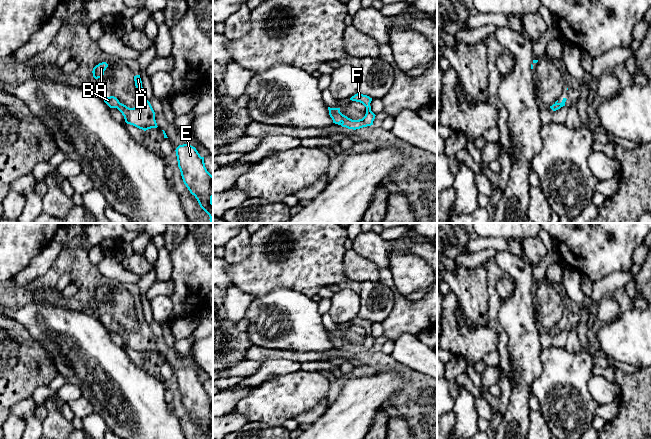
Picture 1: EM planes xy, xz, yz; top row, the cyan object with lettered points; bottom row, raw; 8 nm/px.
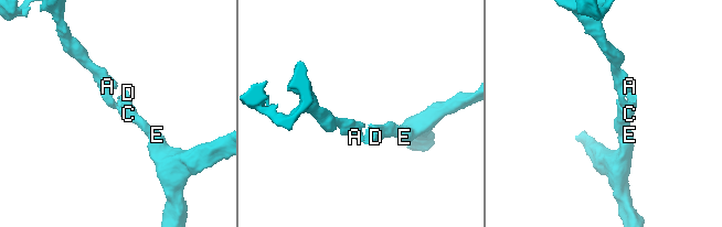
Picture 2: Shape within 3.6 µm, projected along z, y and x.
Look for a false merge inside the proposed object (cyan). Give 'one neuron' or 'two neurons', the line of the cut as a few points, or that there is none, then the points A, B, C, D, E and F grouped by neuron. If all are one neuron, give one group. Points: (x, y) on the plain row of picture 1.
one neuron; cut none; groups A B C D E F

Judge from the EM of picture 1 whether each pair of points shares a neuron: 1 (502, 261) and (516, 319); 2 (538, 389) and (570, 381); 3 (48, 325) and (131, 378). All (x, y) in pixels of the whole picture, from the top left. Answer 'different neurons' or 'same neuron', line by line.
1: same neuron
2: same neuron
3: same neuron

